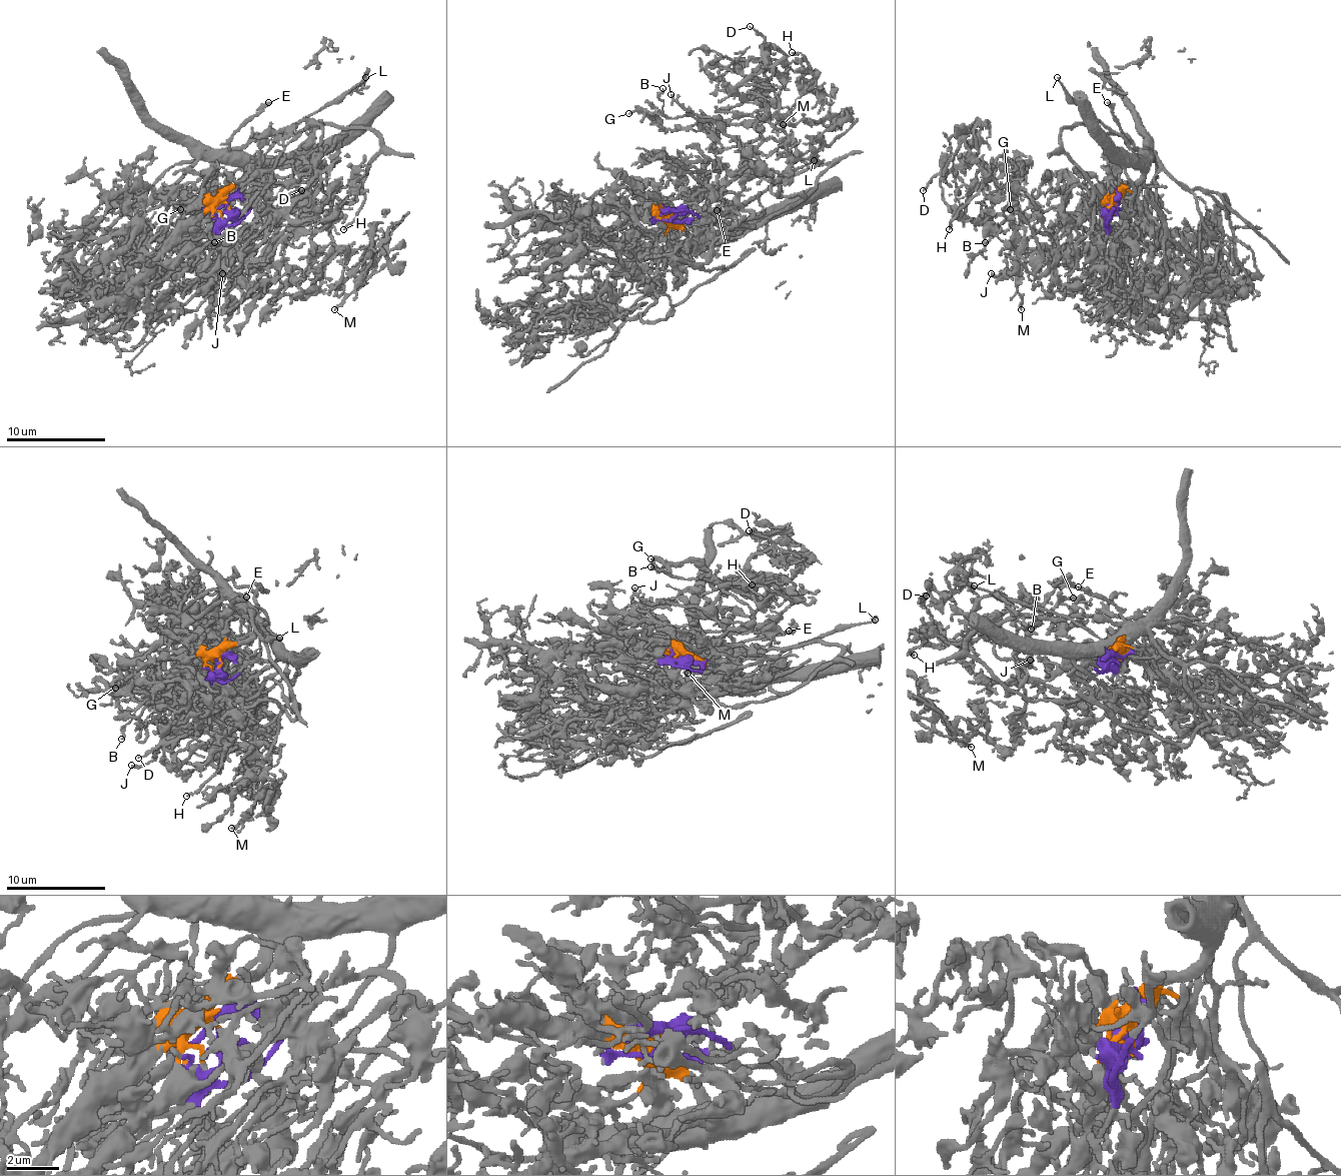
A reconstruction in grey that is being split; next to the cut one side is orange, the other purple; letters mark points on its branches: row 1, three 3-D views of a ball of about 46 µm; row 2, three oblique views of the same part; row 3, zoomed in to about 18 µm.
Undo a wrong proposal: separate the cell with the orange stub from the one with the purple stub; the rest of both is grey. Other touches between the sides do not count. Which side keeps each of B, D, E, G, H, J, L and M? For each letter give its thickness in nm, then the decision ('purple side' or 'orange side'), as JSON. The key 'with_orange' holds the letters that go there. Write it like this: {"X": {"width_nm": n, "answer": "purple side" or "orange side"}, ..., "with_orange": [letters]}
{"B": {"width_nm": 160, "answer": "purple side"}, "D": {"width_nm": 120, "answer": "purple side"}, "E": {"width_nm": 300, "answer": "orange side"}, "G": {"width_nm": 200, "answer": "purple side"}, "H": {"width_nm": 140, "answer": "purple side"}, "J": {"width_nm": 160, "answer": "purple side"}, "L": {"width_nm": 130, "answer": "orange side"}, "M": {"width_nm": 170, "answer": "purple side"}, "with_orange": ["E", "L"]}

